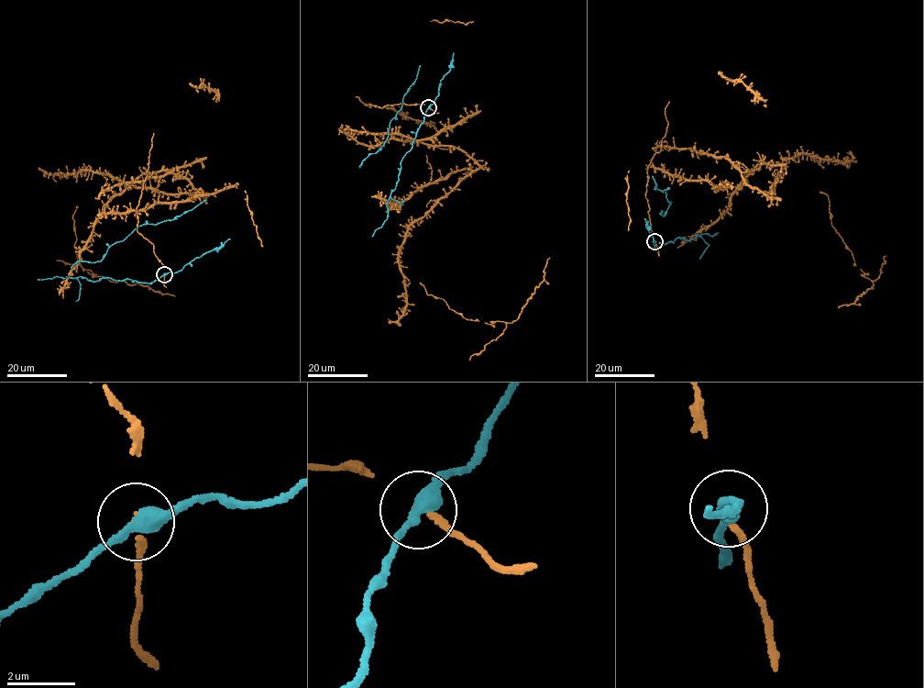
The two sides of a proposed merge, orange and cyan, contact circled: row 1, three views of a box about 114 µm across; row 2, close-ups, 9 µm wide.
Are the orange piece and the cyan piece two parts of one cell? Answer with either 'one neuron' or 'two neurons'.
two neurons

